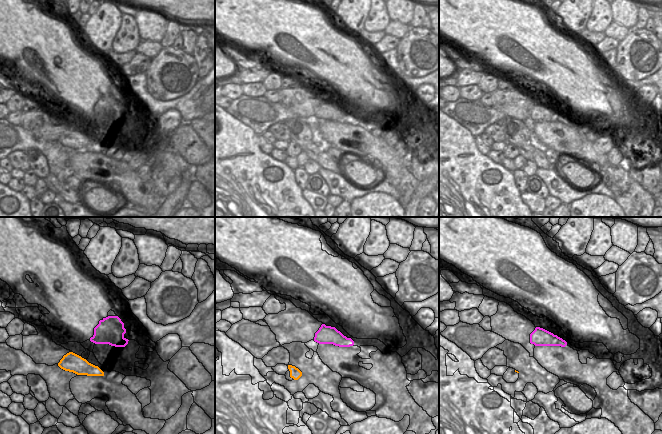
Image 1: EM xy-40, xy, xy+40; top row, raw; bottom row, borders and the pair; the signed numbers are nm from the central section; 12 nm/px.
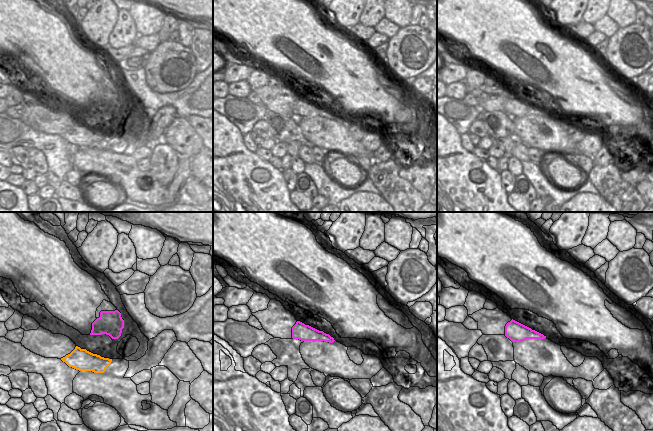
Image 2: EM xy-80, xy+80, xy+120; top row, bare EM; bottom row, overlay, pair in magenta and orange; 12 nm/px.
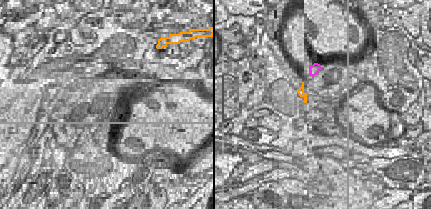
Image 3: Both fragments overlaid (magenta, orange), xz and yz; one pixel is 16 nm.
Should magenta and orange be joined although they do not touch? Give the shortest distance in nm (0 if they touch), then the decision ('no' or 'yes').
220 nm apart; yes

